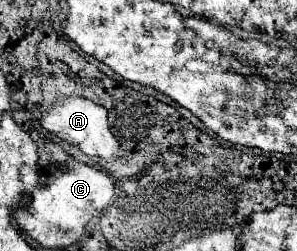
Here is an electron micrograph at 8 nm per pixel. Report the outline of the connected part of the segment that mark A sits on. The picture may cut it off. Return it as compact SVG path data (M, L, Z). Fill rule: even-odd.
M67 97L63 103L59 103L53 111L47 111L41 115L41 123L47 131L57 133L59 137L63 137L63 141L79 147L85 155L89 157L99 157L99 159L115 159L115 157L125 157L127 151L117 143L117 139L113 137L111 129L109 129L109 121L107 121L107 109L87 101L83 97Z

